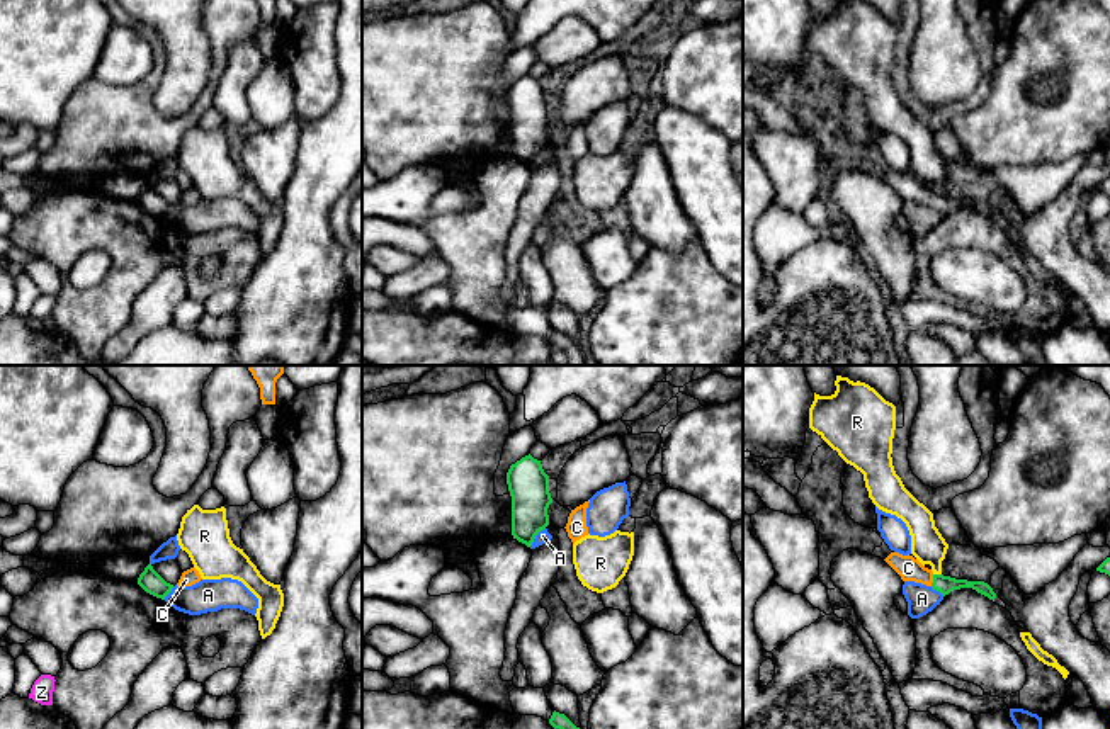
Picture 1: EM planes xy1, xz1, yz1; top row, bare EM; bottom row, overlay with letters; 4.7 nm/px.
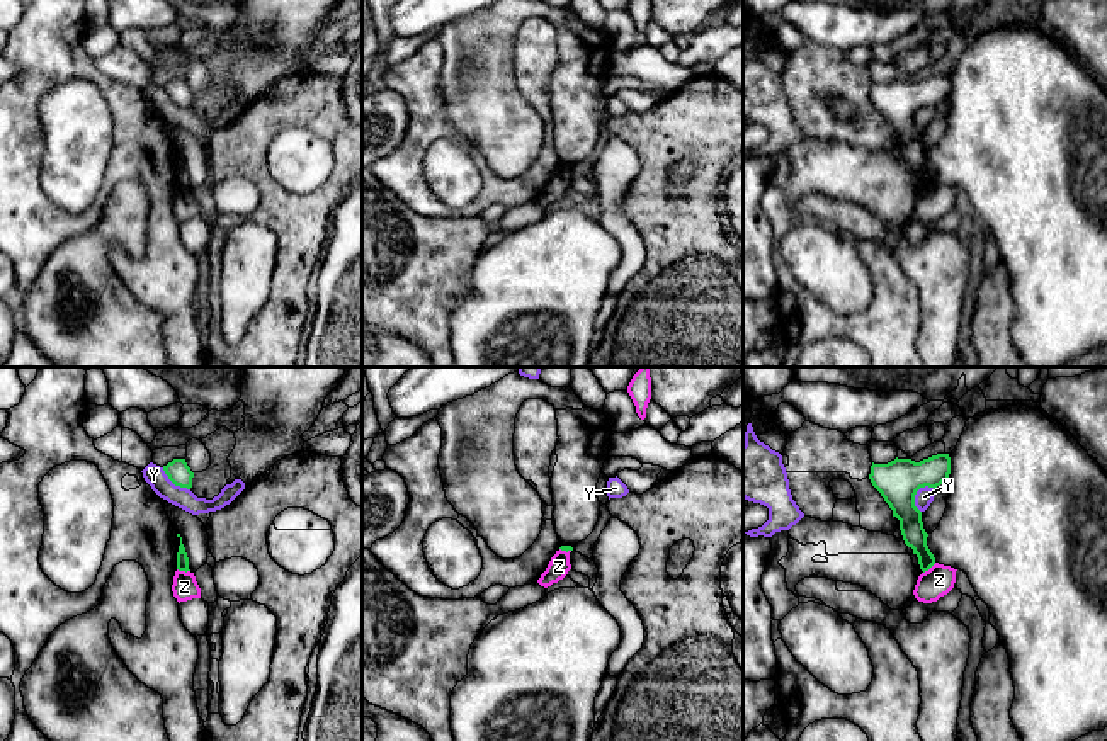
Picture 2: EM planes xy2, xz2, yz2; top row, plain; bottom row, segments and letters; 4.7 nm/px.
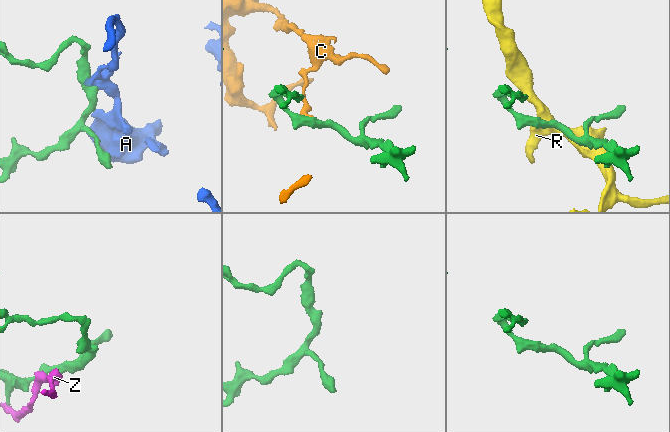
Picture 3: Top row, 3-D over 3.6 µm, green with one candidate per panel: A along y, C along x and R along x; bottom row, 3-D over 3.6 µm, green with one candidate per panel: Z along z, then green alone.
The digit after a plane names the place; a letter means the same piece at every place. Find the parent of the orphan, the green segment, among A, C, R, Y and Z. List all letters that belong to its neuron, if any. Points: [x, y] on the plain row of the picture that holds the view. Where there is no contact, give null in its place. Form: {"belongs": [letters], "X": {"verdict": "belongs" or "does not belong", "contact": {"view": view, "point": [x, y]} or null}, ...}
{"belongs": ["C"], "A": {"verdict": "does not belong", "contact": {"view": "xz1", "point": [534, 157]}}, "C": {"verdict": "belongs", "contact": {"view": "yz1", "point": [934, 199]}}, "R": {"verdict": "does not belong", "contact": {"view": "yz1", "point": [937, 194]}}, "Y": {"verdict": "does not belong", "contact": {"view": "yz2", "point": [915, 113]}}, "Z": {"verdict": "does not belong", "contact": {"view": "xy2", "point": [184, 189]}}}

